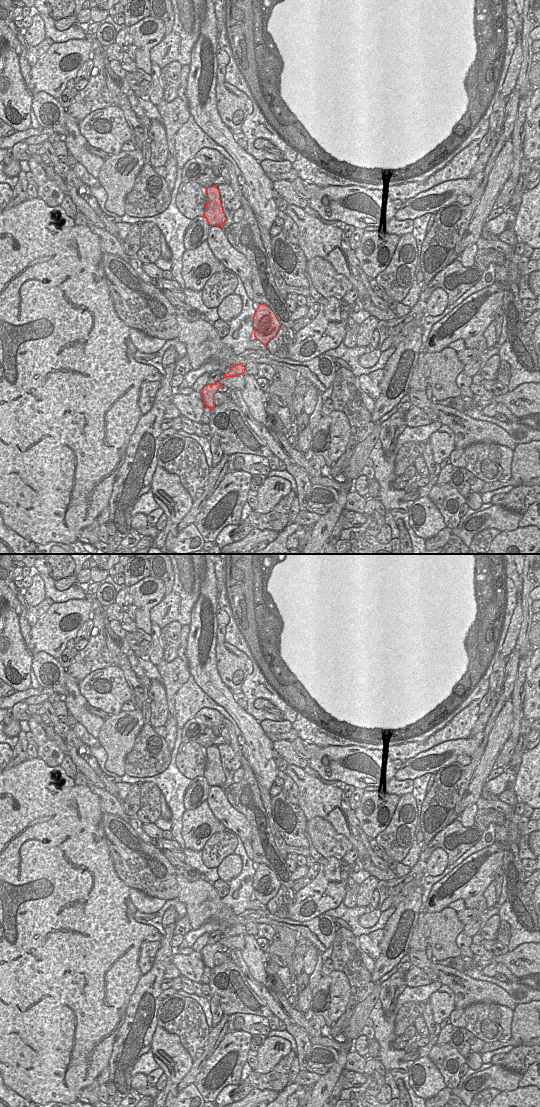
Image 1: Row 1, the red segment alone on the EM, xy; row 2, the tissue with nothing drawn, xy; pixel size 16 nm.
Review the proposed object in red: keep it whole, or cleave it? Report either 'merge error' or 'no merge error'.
no merge error

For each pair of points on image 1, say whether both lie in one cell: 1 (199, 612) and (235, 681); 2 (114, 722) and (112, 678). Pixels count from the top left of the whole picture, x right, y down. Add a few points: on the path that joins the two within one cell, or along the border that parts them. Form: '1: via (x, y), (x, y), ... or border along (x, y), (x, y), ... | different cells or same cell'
1: border along (217, 644), (215, 647), (216, 669) | different cells
2: border along (121, 711), (110, 715) | different cells

